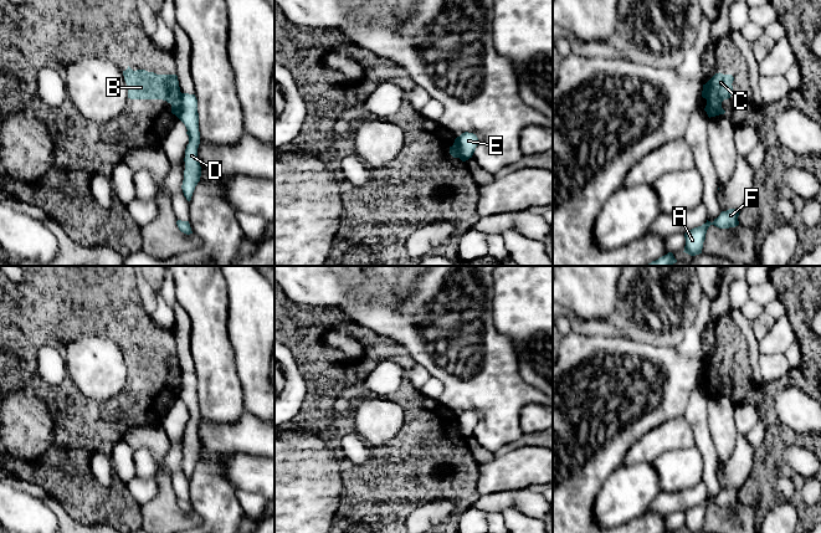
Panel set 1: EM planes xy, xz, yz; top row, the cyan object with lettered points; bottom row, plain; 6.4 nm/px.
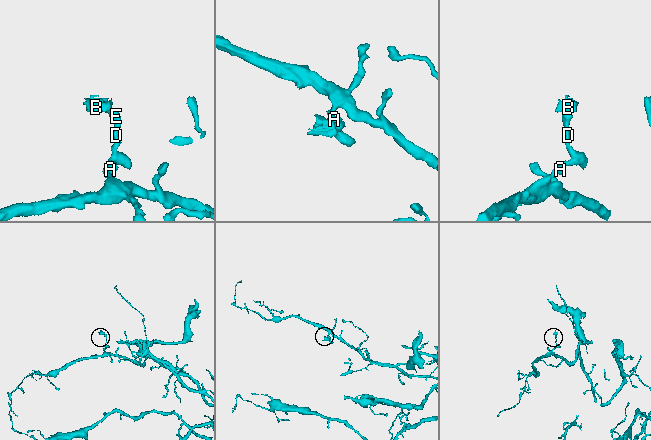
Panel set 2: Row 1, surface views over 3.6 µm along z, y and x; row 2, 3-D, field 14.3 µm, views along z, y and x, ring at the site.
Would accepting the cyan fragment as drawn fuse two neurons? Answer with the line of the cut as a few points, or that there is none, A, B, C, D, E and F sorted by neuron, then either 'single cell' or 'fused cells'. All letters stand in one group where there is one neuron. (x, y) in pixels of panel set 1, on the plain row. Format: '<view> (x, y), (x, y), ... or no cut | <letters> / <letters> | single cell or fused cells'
xy (181, 372), (178, 379), (178, 388), (173, 391) | A D E F / B C | fused cells

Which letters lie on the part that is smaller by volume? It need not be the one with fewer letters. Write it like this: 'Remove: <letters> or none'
Remove: B, C

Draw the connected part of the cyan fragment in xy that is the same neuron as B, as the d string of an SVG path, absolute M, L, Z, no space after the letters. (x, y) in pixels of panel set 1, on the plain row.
M145 348L123 349L130 378L163 378L171 383L171 391L179 388L181 370L176 353L156 353Z

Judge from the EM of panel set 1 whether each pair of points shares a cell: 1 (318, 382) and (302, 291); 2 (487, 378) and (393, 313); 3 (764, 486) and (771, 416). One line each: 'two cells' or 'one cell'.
1: two cells
2: one cell
3: one cell

